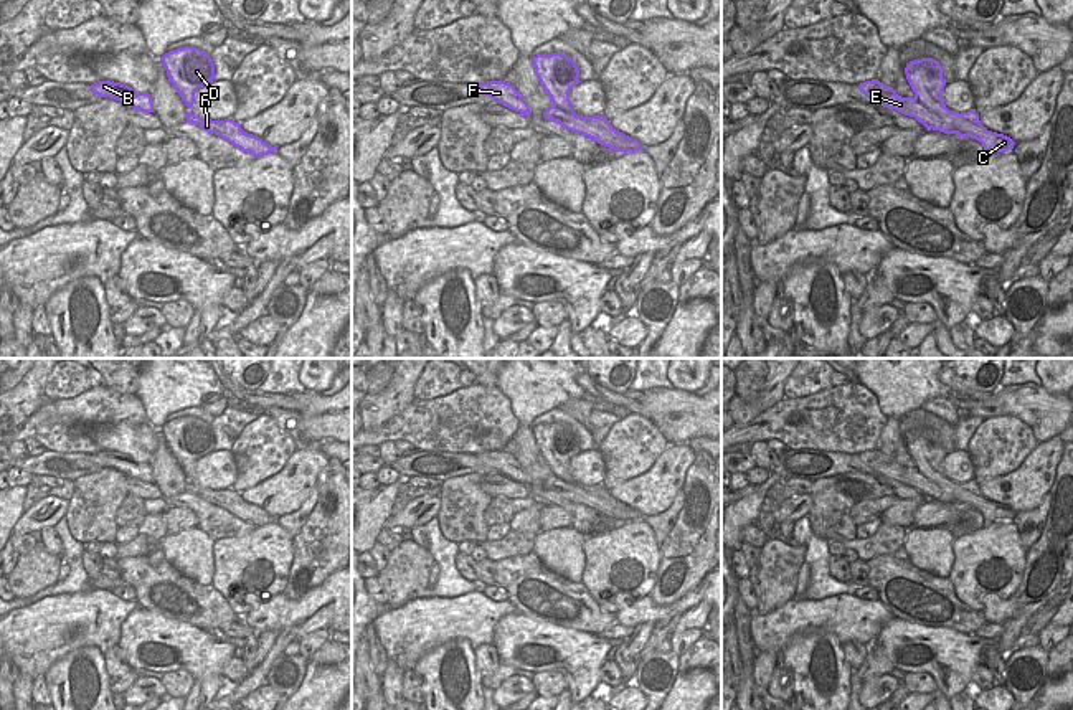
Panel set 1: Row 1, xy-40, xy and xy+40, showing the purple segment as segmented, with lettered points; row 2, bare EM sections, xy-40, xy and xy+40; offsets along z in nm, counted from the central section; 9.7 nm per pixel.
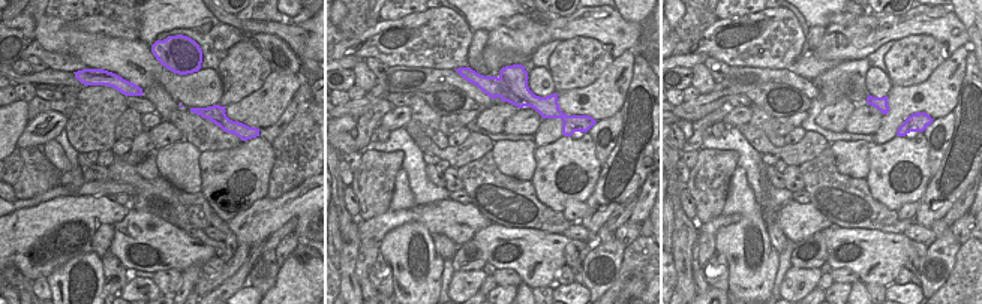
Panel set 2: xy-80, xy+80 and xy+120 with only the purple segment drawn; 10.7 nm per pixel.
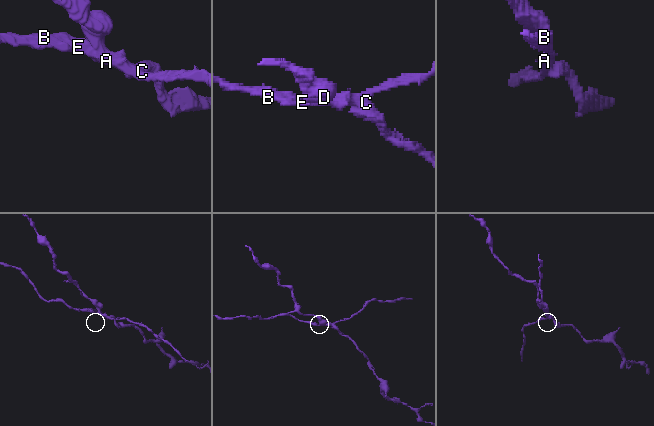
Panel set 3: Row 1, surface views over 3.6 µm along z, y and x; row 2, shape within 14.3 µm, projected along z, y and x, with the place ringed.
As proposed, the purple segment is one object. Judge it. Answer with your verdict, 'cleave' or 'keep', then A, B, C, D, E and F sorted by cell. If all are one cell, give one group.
cleave; A B E F / C D

